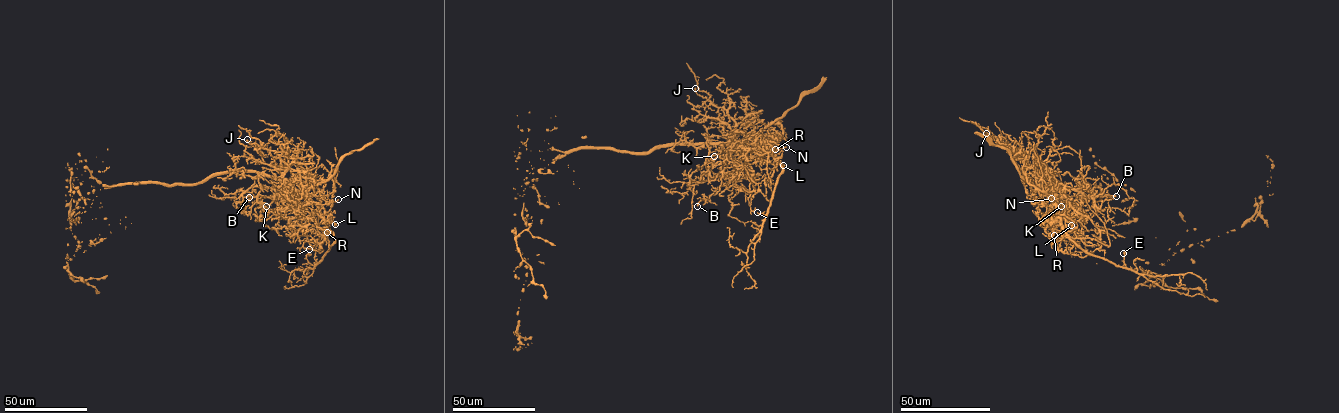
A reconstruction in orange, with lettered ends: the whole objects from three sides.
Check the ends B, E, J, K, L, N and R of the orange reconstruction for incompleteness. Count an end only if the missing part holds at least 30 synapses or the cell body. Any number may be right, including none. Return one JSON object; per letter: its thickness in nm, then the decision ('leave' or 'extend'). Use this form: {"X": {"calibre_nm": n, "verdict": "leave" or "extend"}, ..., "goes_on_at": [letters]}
{"B": {"calibre_nm": 440, "verdict": "extend"}, "E": {"calibre_nm": 170, "verdict": "leave"}, "J": {"calibre_nm": 360, "verdict": "extend"}, "K": {"calibre_nm": 190, "verdict": "leave"}, "L": {"calibre_nm": 100, "verdict": "leave"}, "N": {"calibre_nm": 180, "verdict": "leave"}, "R": {"calibre_nm": 140, "verdict": "leave"}, "goes_on_at": ["B", "J"]}

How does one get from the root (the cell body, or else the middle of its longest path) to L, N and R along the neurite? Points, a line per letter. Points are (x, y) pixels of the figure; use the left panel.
L: (162, 183), (197, 184), (228, 172), (261, 172), (289, 182), (323, 215), (328, 214), (335, 224)
N: (162, 183), (197, 184), (228, 172), (258, 172), (289, 182), (304, 194), (321, 194), (335, 201), (338, 199)
R: (162, 183), (197, 184), (235, 172), (261, 172), (283, 179), (315, 205), (325, 224), (321, 228), (327, 232)

